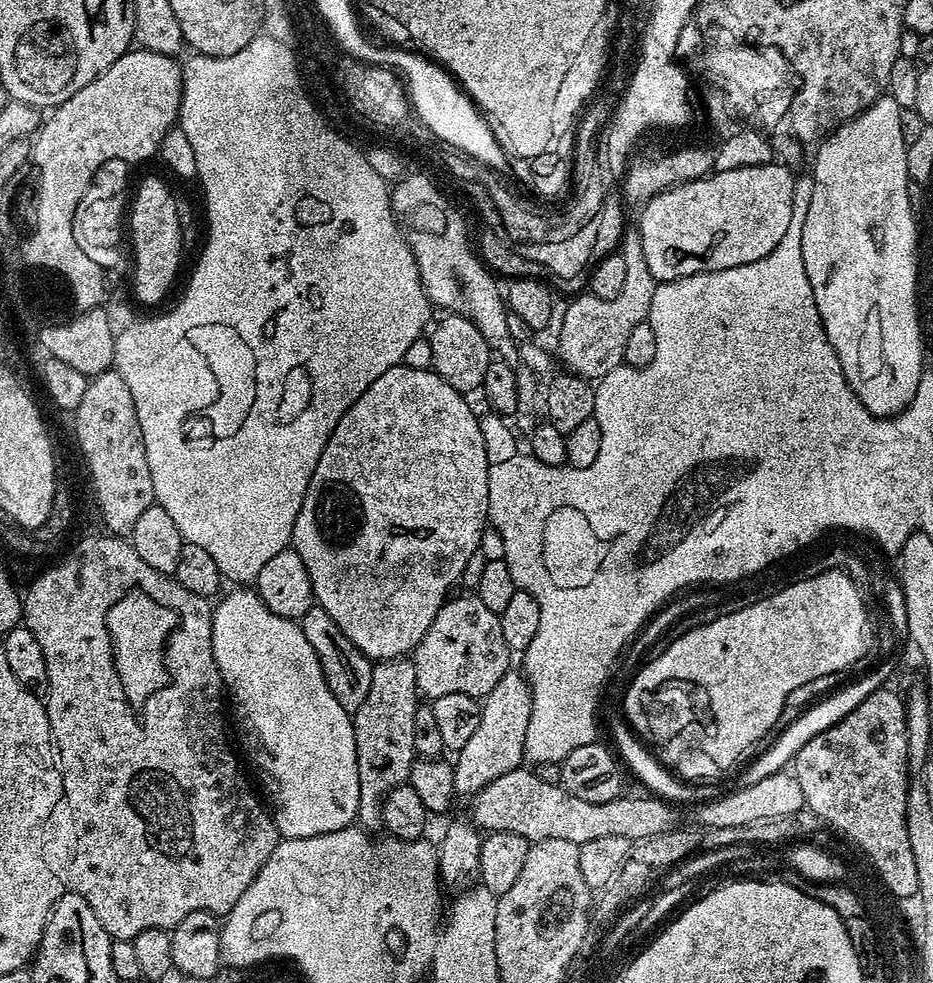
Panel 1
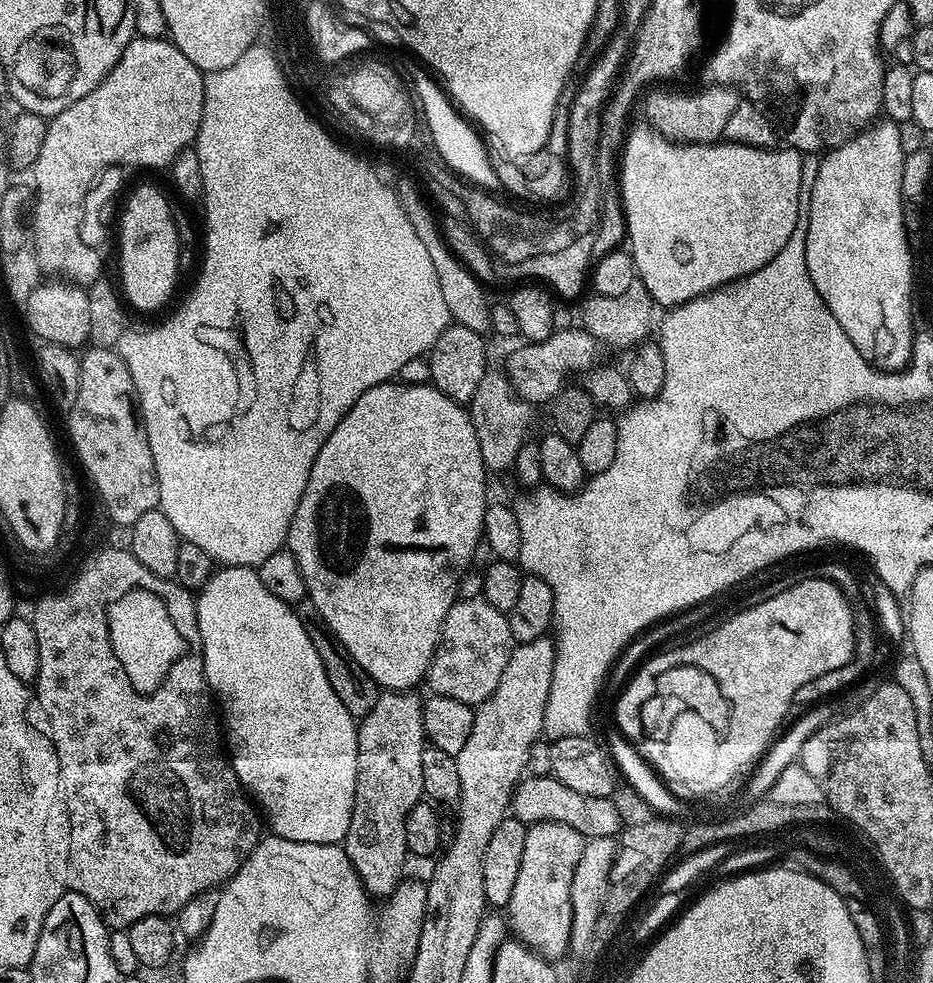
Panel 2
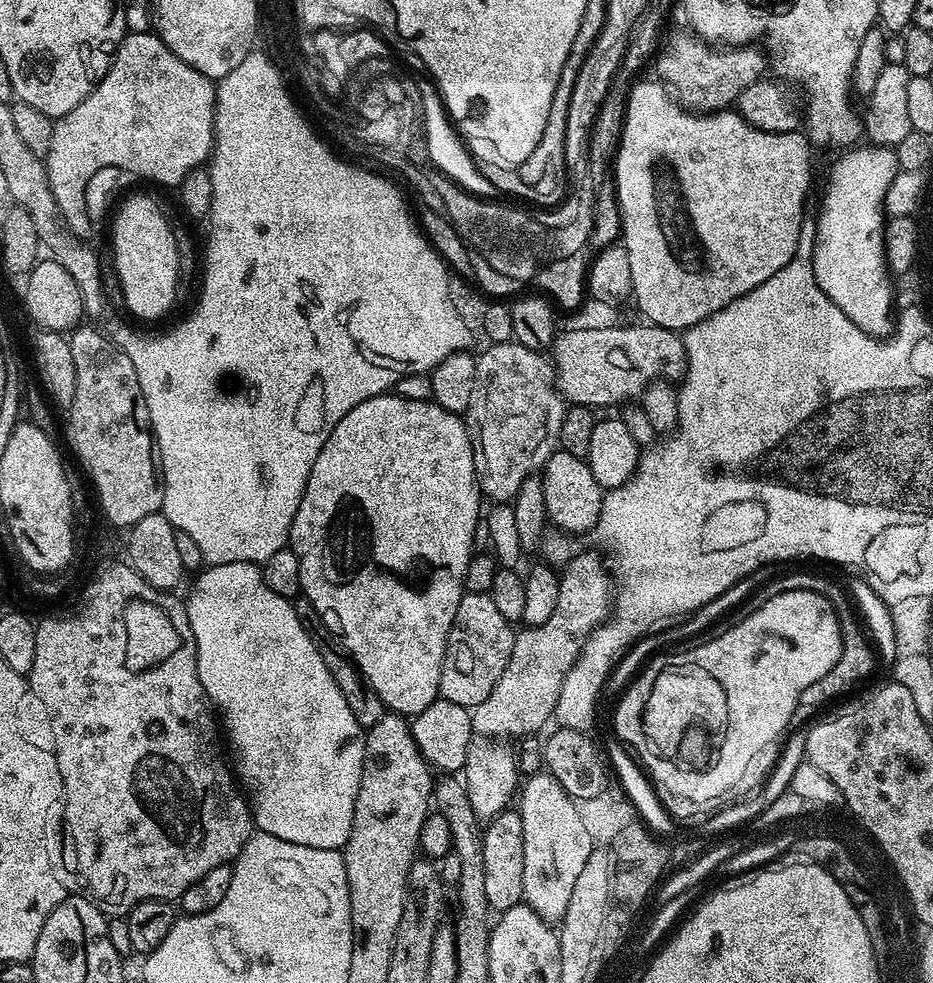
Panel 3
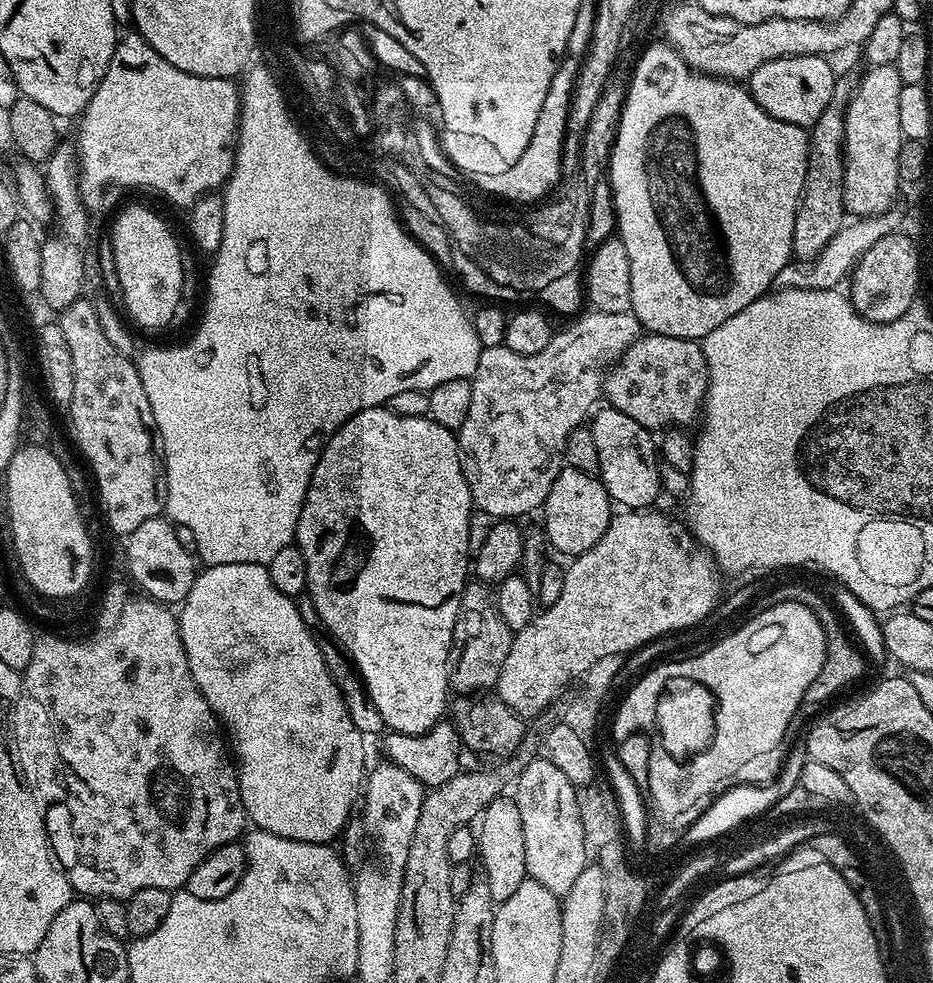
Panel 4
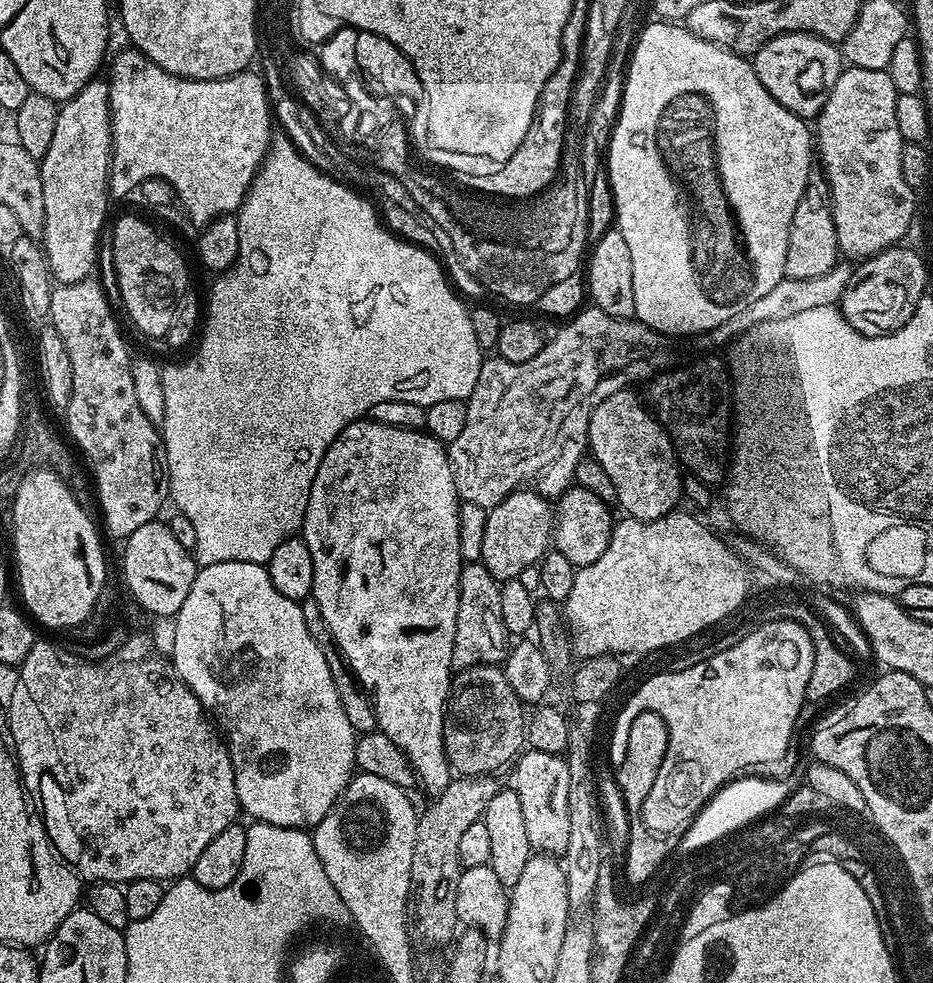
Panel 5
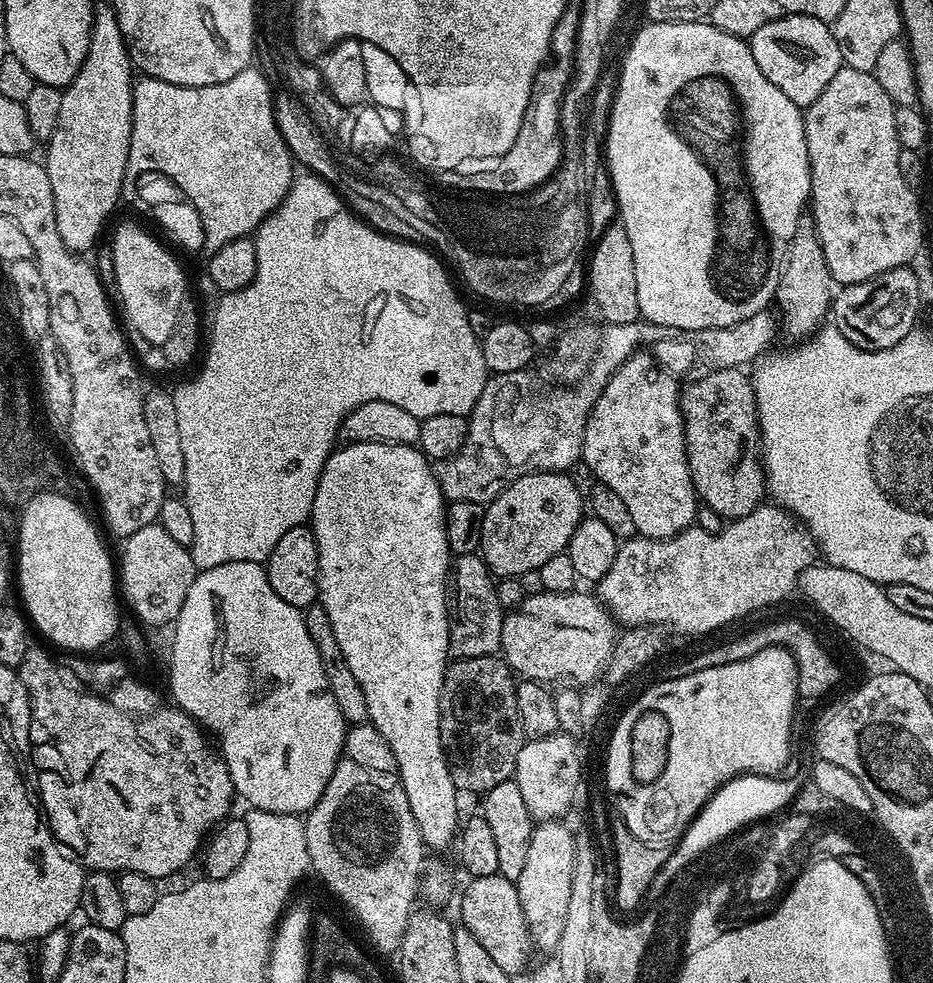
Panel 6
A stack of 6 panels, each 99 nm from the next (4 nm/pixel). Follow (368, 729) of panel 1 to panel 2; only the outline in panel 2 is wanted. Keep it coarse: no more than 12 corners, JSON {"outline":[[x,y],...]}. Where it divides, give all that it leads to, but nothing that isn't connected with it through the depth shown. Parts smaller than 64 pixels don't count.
{"outline":[[381,691],[359,721],[342,847],[369,897],[405,879],[424,796],[421,697]]}

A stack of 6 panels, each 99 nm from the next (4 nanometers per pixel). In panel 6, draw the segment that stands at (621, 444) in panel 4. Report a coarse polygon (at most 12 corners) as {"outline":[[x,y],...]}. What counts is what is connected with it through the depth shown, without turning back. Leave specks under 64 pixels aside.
{"outline":[[637,350],[606,382],[583,467],[637,533],[693,527],[682,388]]}

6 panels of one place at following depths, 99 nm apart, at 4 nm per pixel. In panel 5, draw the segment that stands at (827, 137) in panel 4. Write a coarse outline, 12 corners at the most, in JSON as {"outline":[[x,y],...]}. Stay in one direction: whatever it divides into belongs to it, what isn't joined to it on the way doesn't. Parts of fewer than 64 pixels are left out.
{"outline":[[813,170],[790,218],[784,275],[818,278],[841,256],[828,182]]}

